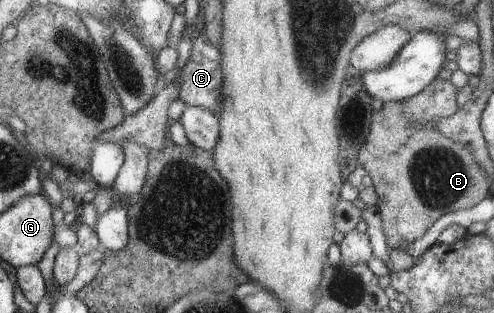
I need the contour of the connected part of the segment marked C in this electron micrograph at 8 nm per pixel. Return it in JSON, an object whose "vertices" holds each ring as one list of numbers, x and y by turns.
{"vertices":[[204,25,185,65,180,68,181,77,178,98,188,106,202,107,215,113,220,106,222,67,219,49,213,47,204,36]]}

